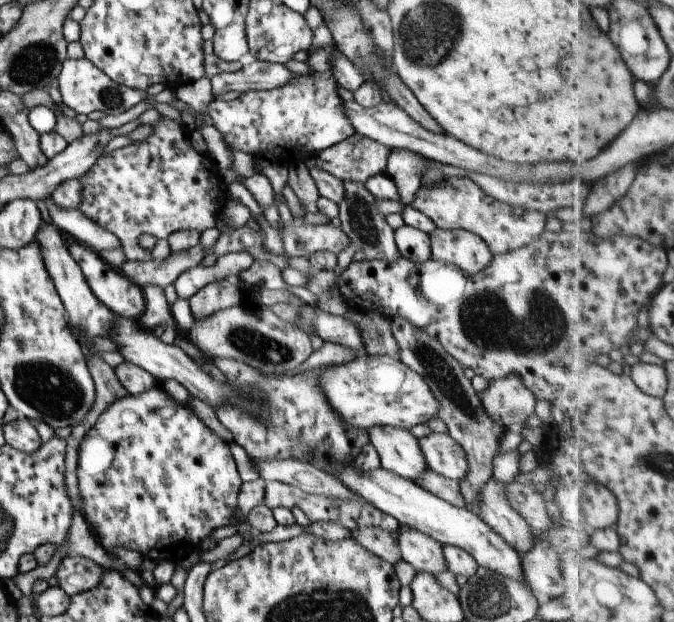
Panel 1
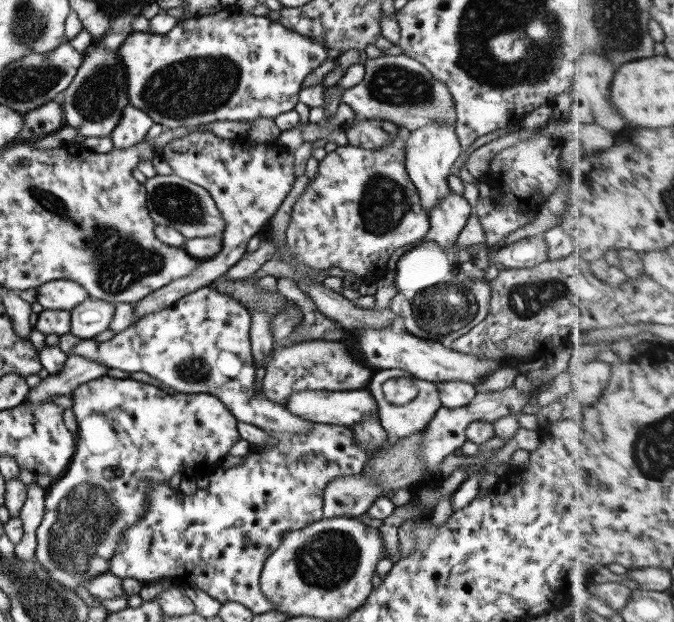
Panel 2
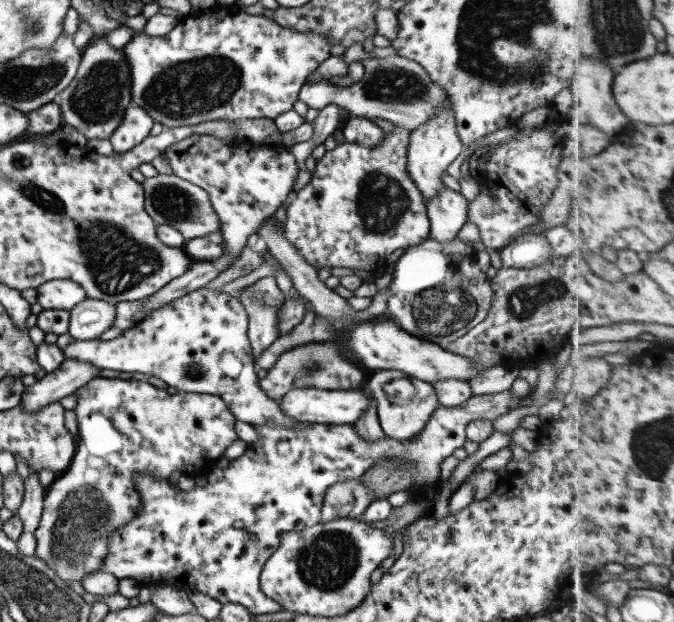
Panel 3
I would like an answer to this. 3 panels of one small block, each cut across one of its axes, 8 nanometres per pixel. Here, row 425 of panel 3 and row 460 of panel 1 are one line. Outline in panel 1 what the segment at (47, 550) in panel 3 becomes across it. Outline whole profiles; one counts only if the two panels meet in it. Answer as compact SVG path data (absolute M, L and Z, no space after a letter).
M160 385L155 386L152 390L147 390L144 394L138 394L138 396L126 396L122 400L114 402L108 410L100 415L90 432L82 439L79 448L77 481L80 498L82 498L82 512L86 522L92 525L100 538L101 546L109 552L114 548L128 548L132 552L139 552L147 565L155 565L166 560L173 561L177 565L193 552L199 552L202 541L214 530L237 524L234 514L238 510L238 493L243 483L241 473L230 452L229 443L222 440L218 434L214 434L210 428L206 428L202 419L198 418L198 415L194 414L190 408L182 403L174 402Z

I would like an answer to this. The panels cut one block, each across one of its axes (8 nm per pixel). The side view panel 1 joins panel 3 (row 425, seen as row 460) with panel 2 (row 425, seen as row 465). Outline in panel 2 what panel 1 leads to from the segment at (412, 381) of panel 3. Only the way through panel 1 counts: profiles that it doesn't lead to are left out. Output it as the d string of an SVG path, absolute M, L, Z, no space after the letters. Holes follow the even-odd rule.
M398 368L377 370L374 372L372 379L370 379L370 384L368 384L366 389L372 392L372 396L374 396L378 404L378 413L380 414L379 421L381 425L384 430L386 430L390 439L392 438L394 440L406 438L406 436L410 436L410 434L414 434L414 432L424 430L426 425L432 420L432 417L434 417L434 414L436 414L436 411L442 407L436 383L420 380L420 378L416 378L416 376L412 376L412 374ZM406 377L410 380L412 390L416 392L416 396L412 396L410 400L406 400L406 404L392 404L392 402L386 398L386 394L384 394L384 388L382 388L384 382Z

